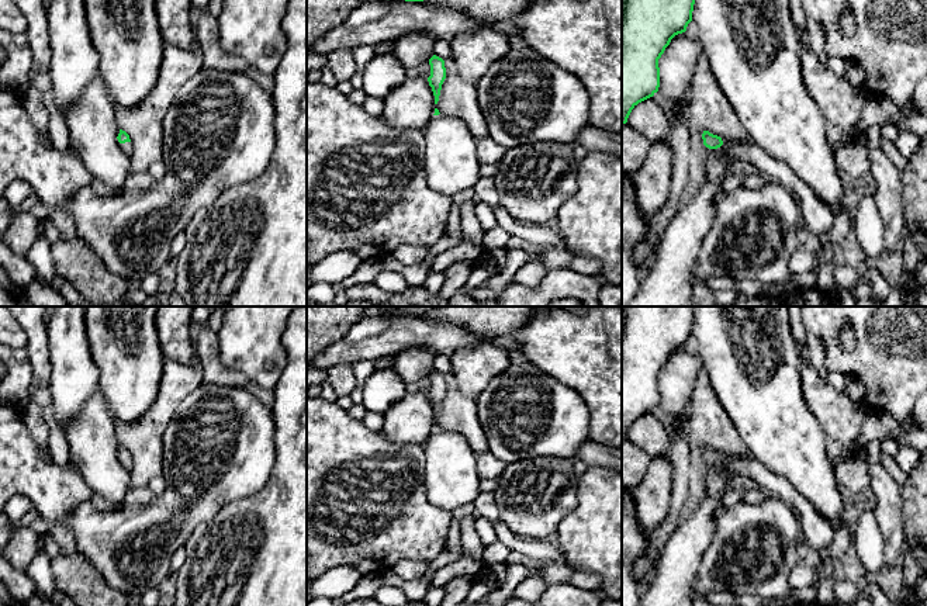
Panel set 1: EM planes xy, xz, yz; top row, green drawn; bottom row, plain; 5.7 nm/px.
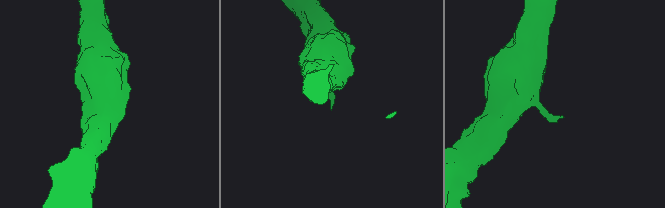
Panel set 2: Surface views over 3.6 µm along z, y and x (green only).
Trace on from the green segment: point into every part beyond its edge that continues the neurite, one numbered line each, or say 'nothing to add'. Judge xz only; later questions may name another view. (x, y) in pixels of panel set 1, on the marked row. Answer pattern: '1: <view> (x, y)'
nothing to add

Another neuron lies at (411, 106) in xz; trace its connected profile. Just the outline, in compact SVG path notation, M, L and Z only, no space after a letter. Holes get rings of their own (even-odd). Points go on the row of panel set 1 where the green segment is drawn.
M407 77L384 98L381 118L397 129L422 131L435 114L435 96L428 79Z

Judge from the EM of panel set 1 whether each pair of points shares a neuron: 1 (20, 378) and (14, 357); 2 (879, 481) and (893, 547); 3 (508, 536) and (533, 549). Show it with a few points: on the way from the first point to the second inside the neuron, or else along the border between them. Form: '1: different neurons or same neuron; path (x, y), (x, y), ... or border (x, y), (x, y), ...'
1: same neuron; path (18, 373), (17, 363)
2: same neuron; path (888, 498), (892, 530)
3: same neuron; path (514, 542), (528, 547)

